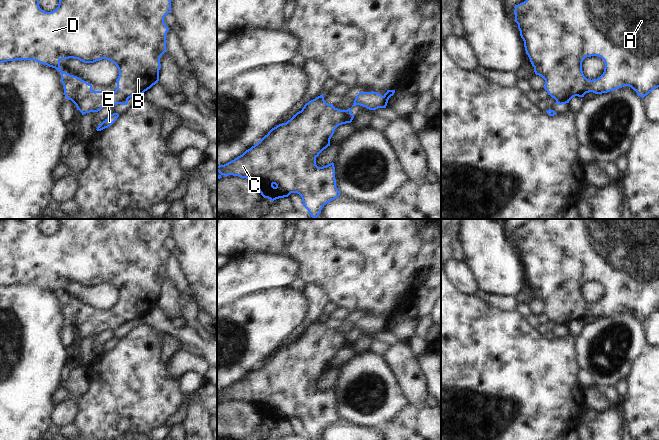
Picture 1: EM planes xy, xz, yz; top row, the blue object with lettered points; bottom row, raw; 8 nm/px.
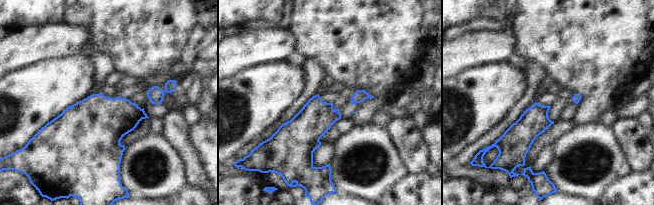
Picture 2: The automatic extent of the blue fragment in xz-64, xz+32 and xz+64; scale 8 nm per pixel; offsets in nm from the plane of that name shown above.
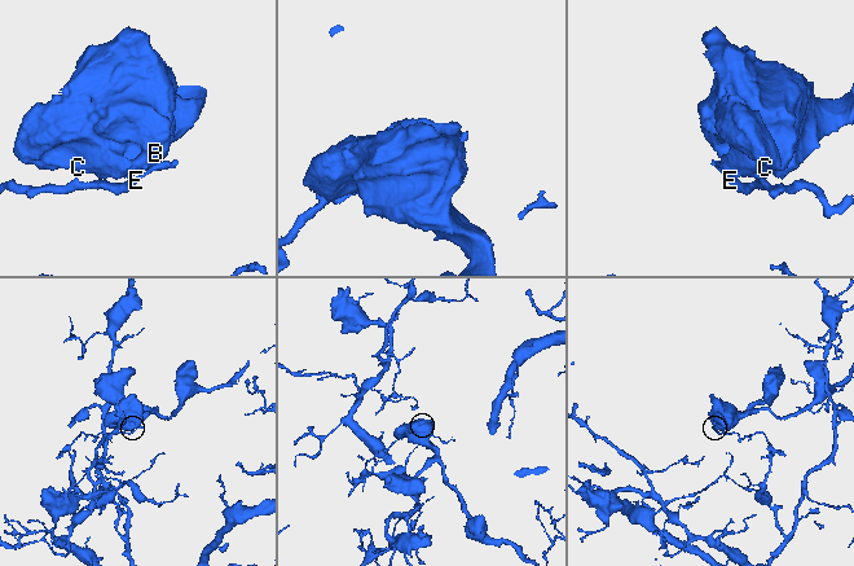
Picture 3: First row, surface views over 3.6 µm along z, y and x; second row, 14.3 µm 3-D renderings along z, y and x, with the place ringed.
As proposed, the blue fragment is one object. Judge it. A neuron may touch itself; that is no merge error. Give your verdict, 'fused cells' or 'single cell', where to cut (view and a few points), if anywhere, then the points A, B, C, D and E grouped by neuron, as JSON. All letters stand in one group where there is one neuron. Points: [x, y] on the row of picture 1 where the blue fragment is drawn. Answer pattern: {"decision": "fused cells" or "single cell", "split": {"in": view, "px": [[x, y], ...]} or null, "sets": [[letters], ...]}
{"decision": "fused cells", "split": {"in": "xz", "px": [[345, 110], [345, 116], [351, 120]]}, "sets": [["A", "B", "C", "D"], ["E"]]}

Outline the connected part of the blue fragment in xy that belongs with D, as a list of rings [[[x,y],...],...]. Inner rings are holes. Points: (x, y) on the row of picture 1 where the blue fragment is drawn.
[[[0,0],[0,63],[16,60],[33,60],[61,72],[61,82],[64,86],[64,95],[71,100],[82,115],[90,112],[98,112],[108,105],[114,106],[134,95],[143,94],[159,81],[159,70],[161,68],[160,57],[166,50],[166,34],[170,28],[164,23],[165,16],[171,13],[171,0],[59,0],[58,7],[52,12],[45,12],[39,6],[39,0]],[[62,59],[78,59],[84,63],[94,63],[102,59],[113,62],[118,70],[119,76],[116,79],[117,89],[115,91],[93,91],[92,85],[77,76],[70,75],[61,70]]]

